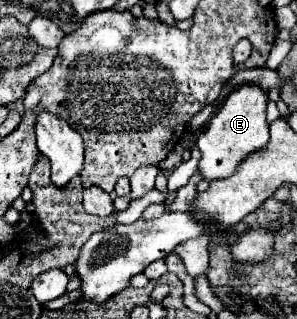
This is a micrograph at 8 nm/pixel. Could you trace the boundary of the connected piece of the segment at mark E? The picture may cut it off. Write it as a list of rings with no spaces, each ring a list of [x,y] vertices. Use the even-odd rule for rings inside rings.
[[[242,84],[214,112],[208,126],[206,128],[202,126],[196,146],[202,152],[200,172],[204,180],[212,182],[212,180],[230,176],[240,160],[244,160],[248,154],[268,144],[270,134],[268,134],[268,122],[266,122],[266,102],[268,102],[268,96],[262,88],[258,88],[256,84]]]

